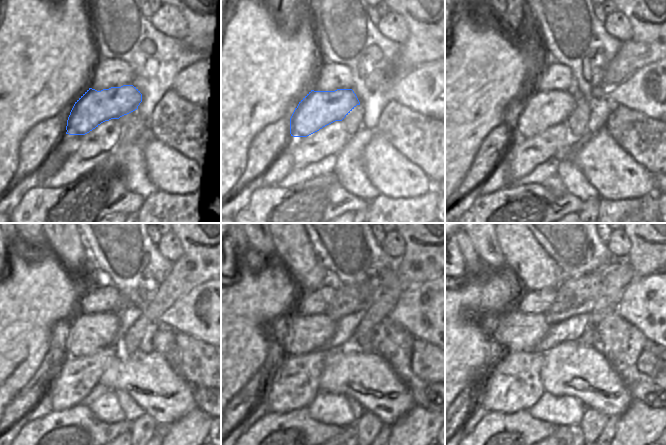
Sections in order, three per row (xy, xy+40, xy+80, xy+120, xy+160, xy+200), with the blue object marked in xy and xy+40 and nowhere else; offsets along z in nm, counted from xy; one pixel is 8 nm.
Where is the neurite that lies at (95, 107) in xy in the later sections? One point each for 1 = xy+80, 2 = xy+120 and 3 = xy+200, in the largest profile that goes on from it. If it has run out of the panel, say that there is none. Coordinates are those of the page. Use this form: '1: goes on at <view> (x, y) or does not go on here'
1: goes on at xy+80 (535, 111)
2: goes on at xy+120 (82, 335)
3: goes on at xy+200 (520, 332)

